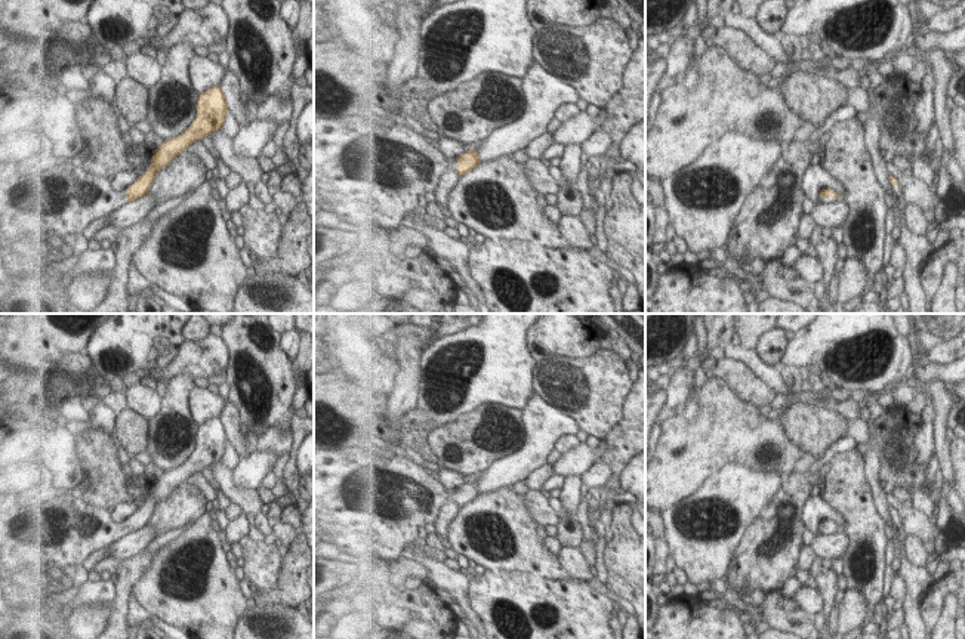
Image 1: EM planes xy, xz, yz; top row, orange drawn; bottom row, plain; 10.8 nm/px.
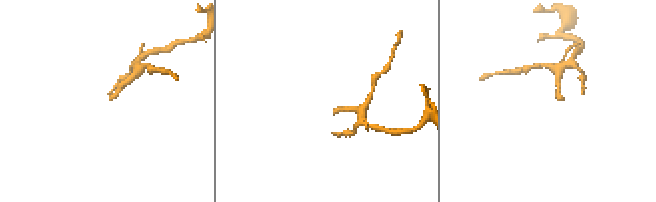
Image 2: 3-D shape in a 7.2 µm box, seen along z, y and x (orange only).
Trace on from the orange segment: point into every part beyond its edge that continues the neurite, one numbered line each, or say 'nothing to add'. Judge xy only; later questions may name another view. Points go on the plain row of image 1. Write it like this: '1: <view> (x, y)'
1: xy (83, 528)

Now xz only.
1: xz (416, 499)

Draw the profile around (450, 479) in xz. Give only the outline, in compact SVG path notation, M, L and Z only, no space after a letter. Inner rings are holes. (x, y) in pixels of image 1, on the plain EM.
M441 469L437 476L448 491L465 485L465 475L454 470Z

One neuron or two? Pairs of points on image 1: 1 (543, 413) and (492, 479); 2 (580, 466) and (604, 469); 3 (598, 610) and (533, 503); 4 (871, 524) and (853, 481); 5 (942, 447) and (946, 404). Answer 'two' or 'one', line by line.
1: one
2: two
3: two
4: one
5: one

